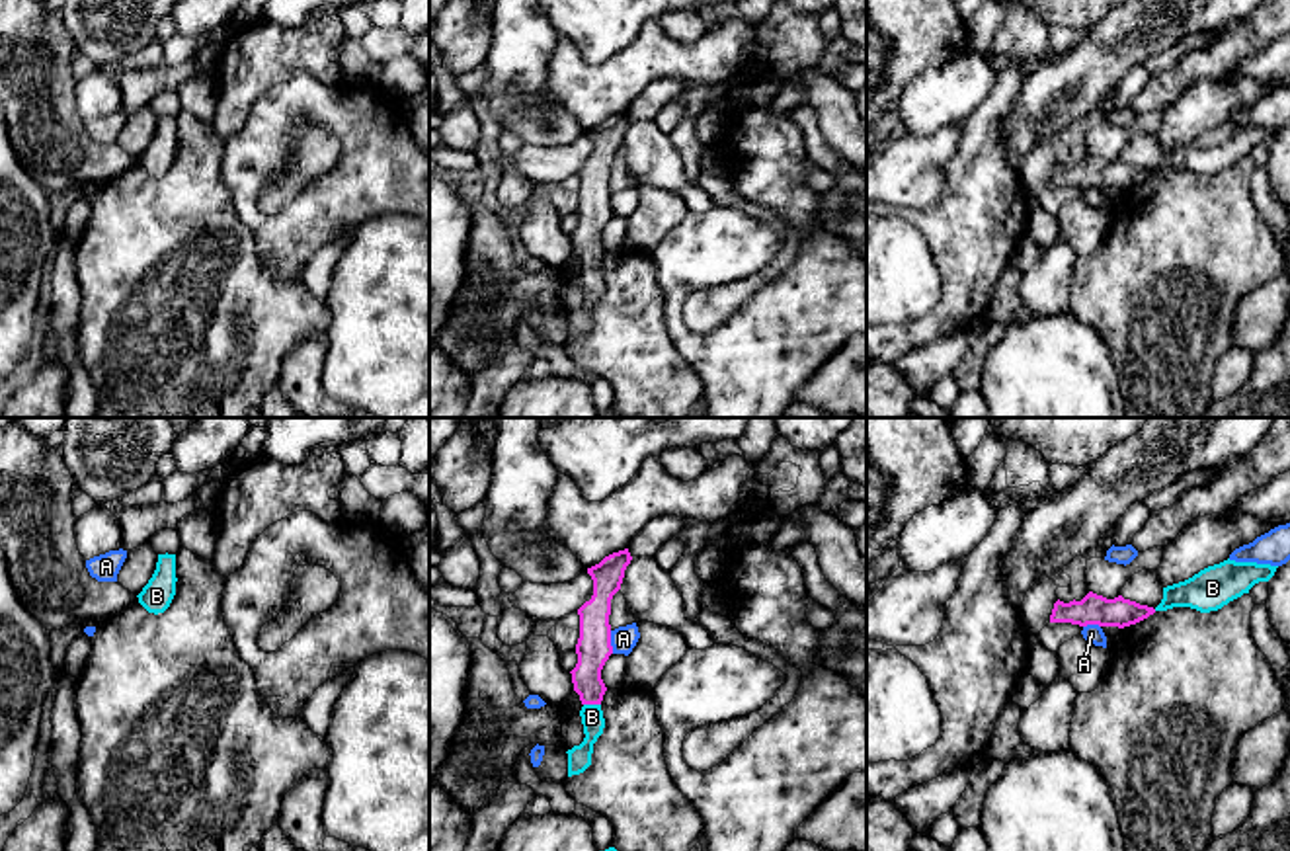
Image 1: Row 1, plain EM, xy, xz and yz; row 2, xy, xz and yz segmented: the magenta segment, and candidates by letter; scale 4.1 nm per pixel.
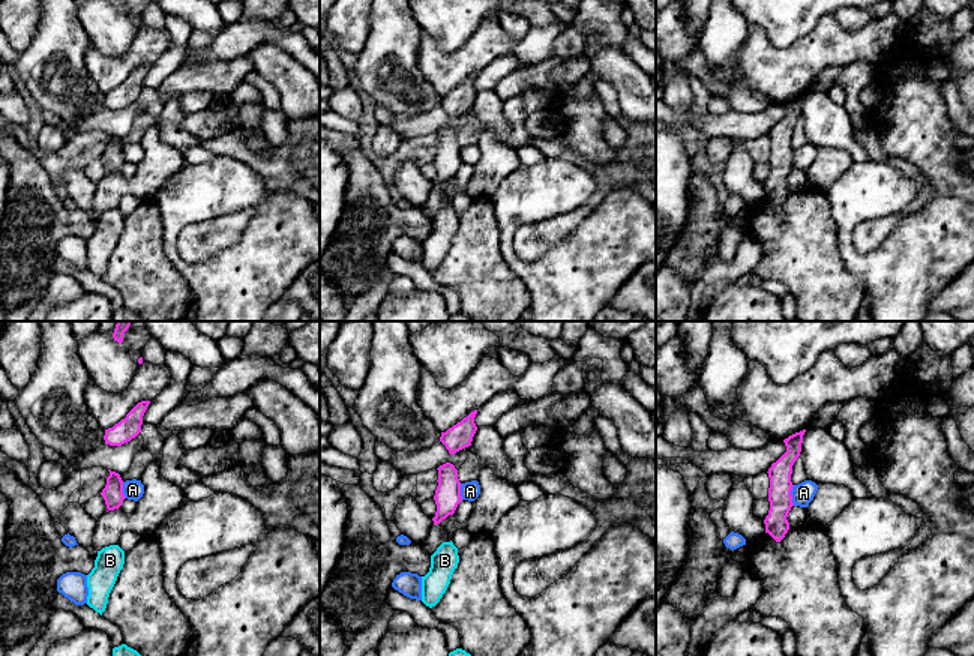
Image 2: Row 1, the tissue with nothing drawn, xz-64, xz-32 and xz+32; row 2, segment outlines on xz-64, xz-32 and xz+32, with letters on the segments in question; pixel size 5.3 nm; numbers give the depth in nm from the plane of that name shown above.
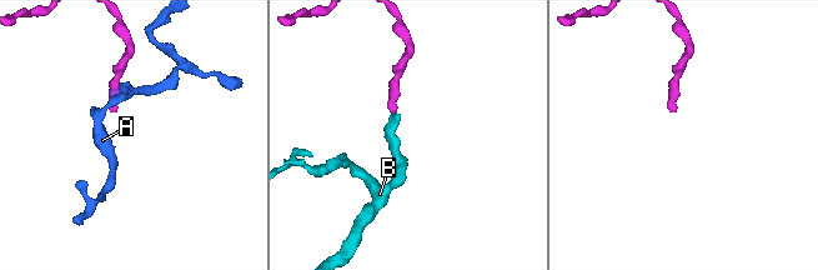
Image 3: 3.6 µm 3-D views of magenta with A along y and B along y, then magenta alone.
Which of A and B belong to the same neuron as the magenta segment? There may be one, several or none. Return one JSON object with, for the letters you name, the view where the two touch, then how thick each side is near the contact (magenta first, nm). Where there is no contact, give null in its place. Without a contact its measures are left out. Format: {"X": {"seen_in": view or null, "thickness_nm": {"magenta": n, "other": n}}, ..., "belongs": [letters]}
{"B": {"seen_in": "xz", "thickness_nm": {"magenta": 140, "other": 100}}, "belongs": ["B"]}

